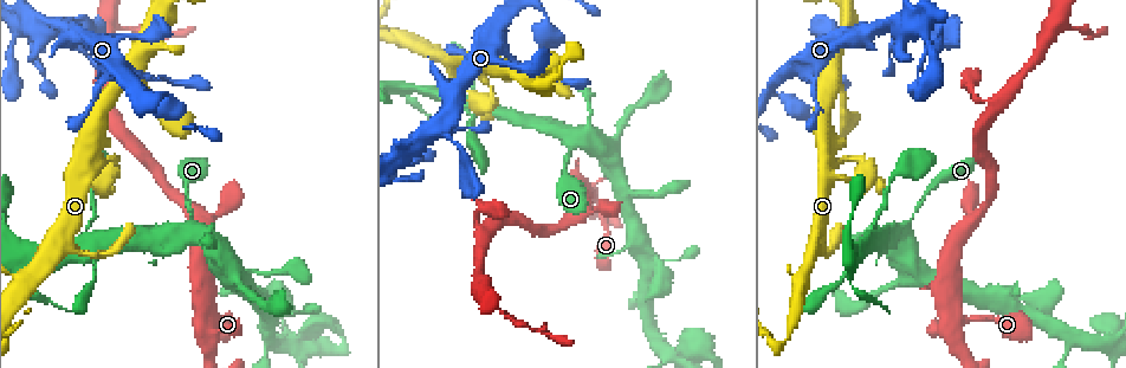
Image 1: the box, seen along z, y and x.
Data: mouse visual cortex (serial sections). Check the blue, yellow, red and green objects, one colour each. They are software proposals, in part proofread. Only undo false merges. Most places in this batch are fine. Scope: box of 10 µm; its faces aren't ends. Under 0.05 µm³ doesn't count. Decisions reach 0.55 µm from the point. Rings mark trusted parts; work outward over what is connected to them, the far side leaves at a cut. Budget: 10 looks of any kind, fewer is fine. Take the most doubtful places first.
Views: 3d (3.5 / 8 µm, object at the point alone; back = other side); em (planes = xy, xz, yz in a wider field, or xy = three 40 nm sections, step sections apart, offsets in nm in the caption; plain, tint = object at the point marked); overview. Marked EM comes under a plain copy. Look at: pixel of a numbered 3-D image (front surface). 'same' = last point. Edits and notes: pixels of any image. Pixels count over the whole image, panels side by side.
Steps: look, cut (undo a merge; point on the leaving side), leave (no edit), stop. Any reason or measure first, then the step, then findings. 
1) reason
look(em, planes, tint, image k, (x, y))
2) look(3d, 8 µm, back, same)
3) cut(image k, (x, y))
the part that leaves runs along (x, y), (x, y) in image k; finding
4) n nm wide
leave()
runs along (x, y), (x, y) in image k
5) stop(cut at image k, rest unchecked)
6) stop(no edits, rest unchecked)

thick turns thin
look(3d, 3.5 µm, image 1, (302, 336))

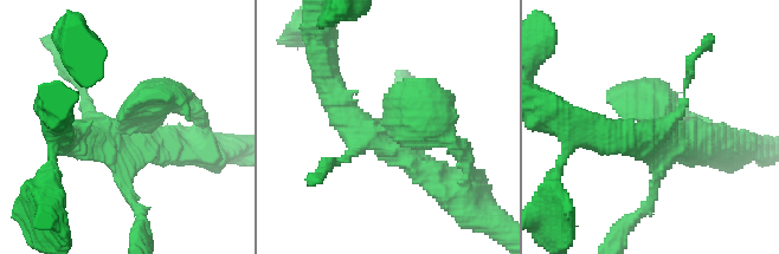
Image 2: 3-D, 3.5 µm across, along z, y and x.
now the EM
look(em, xy, step 1, tint, image 2, (125, 123))

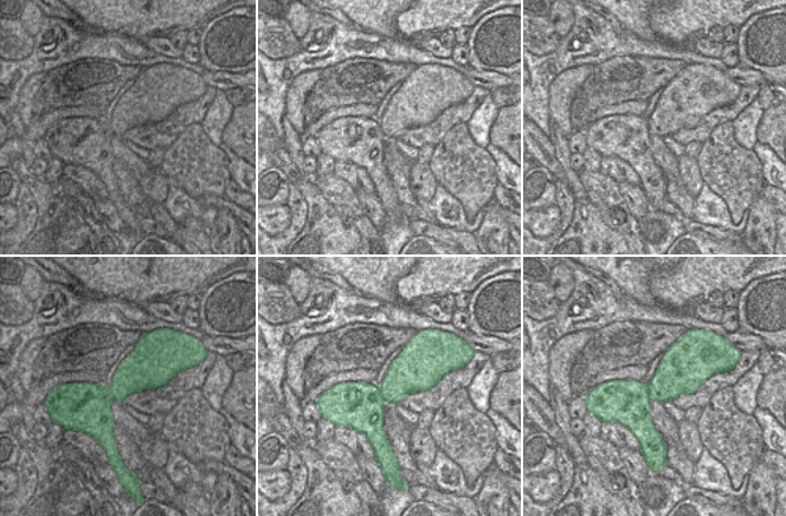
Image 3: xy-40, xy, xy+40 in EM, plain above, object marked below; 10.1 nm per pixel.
leave()
runs along (330, 95), (362, 131), (454, 143) in image 2; all the same cell

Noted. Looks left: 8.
three-way junction
look(3d, 3.5 µm, image 1, (873, 243))

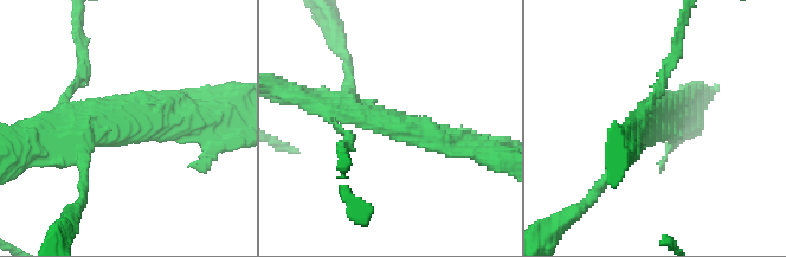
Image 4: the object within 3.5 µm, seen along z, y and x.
look(em, xy, step 1, tint, image 4, (657, 126))

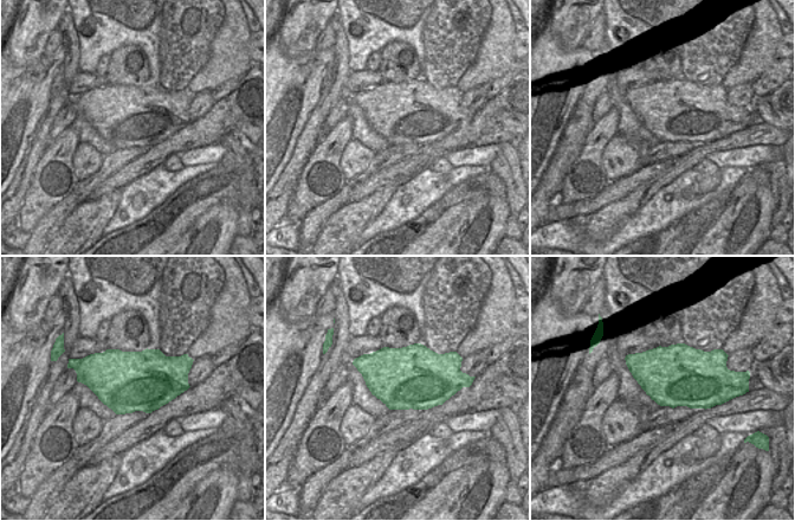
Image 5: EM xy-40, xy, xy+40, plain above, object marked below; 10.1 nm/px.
leave()
continuous, no second cell

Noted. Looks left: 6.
looks like a crossing
look(3d, 3.5 µm, image 1, (422, 93))

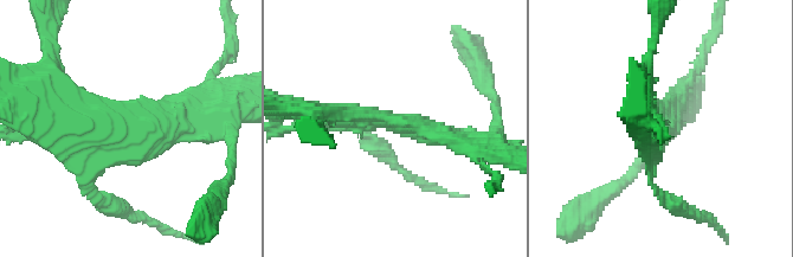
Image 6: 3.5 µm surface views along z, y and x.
now the EM
look(em, xy, step 2, tint, image 6, (396, 123))

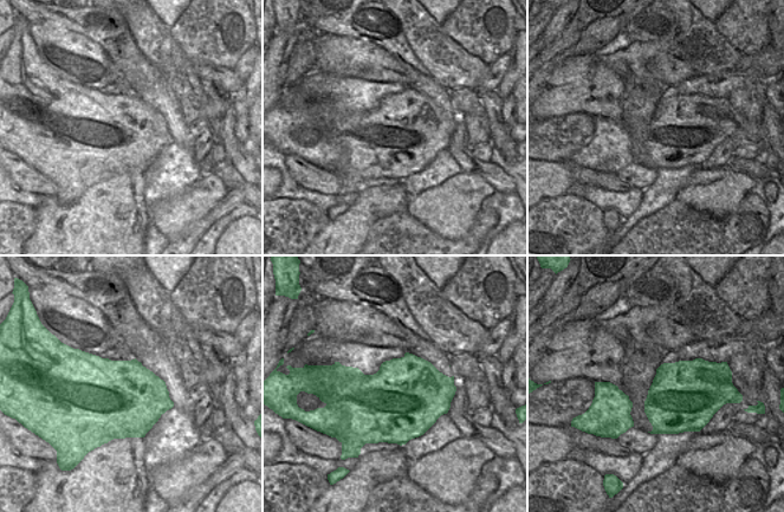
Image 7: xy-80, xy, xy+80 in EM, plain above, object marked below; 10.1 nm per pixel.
800 nm wide
leave()
runs along (468, 141), (392, 120), (318, 114) in image 6; continuous, no second cell

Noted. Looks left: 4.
thin neck
look(3d, 3.5 µm, image 1, (170, 83))

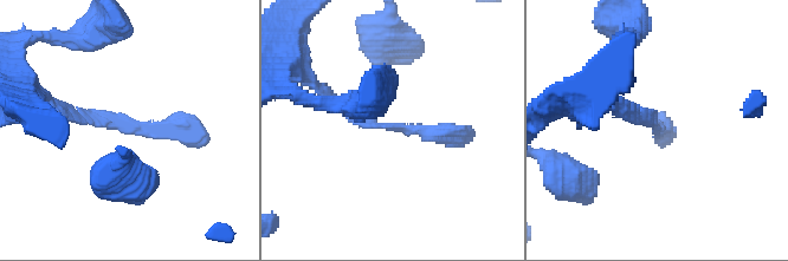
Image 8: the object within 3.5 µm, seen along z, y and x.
leave()
runs along (321, 91), (368, 124), (463, 134) in image 8; continuous, no second cell

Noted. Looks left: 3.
stop(no edits, rest unchecked)

